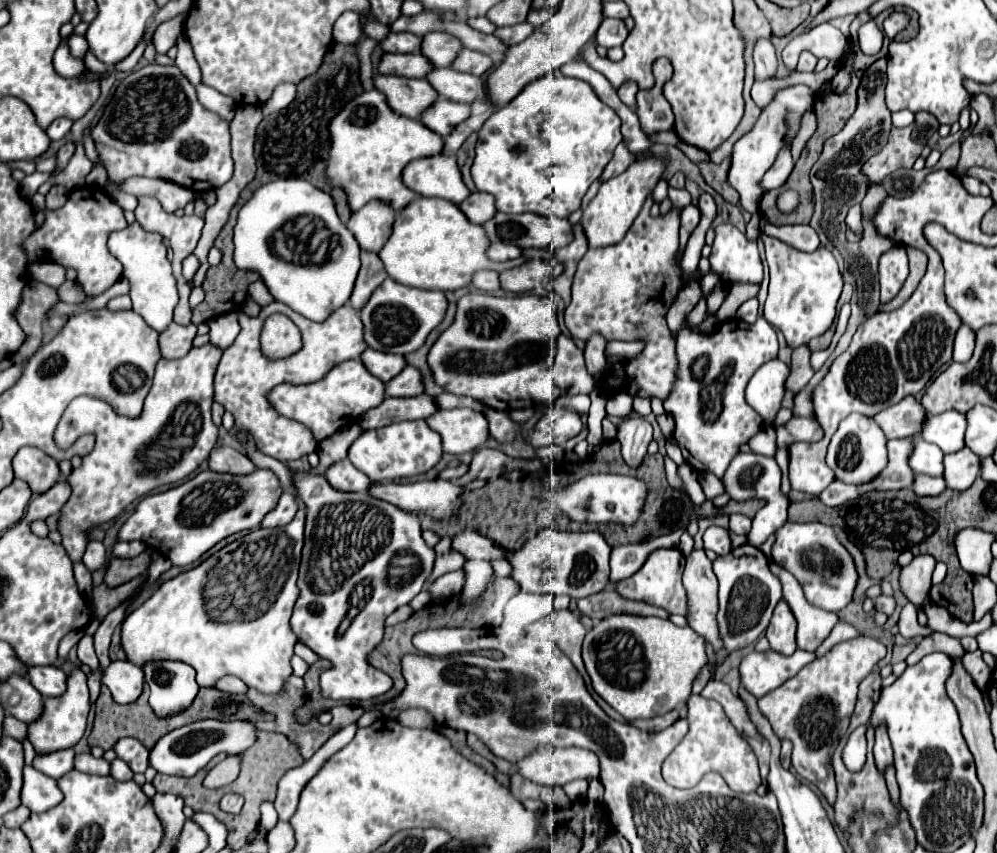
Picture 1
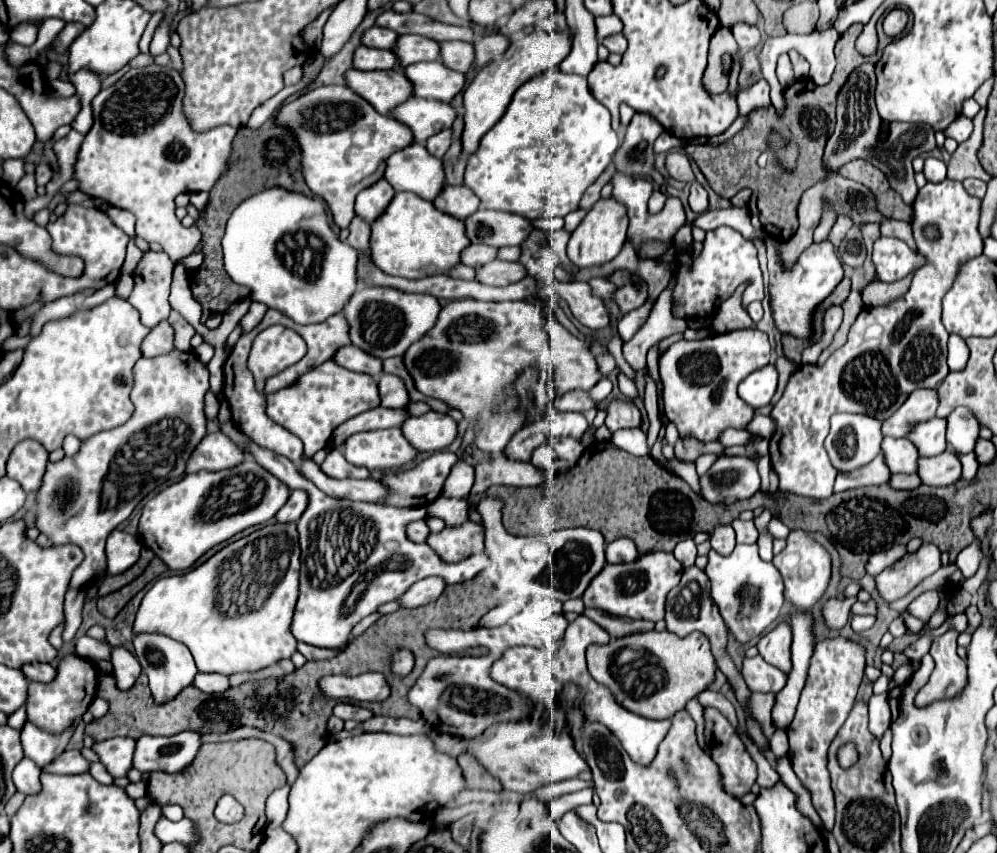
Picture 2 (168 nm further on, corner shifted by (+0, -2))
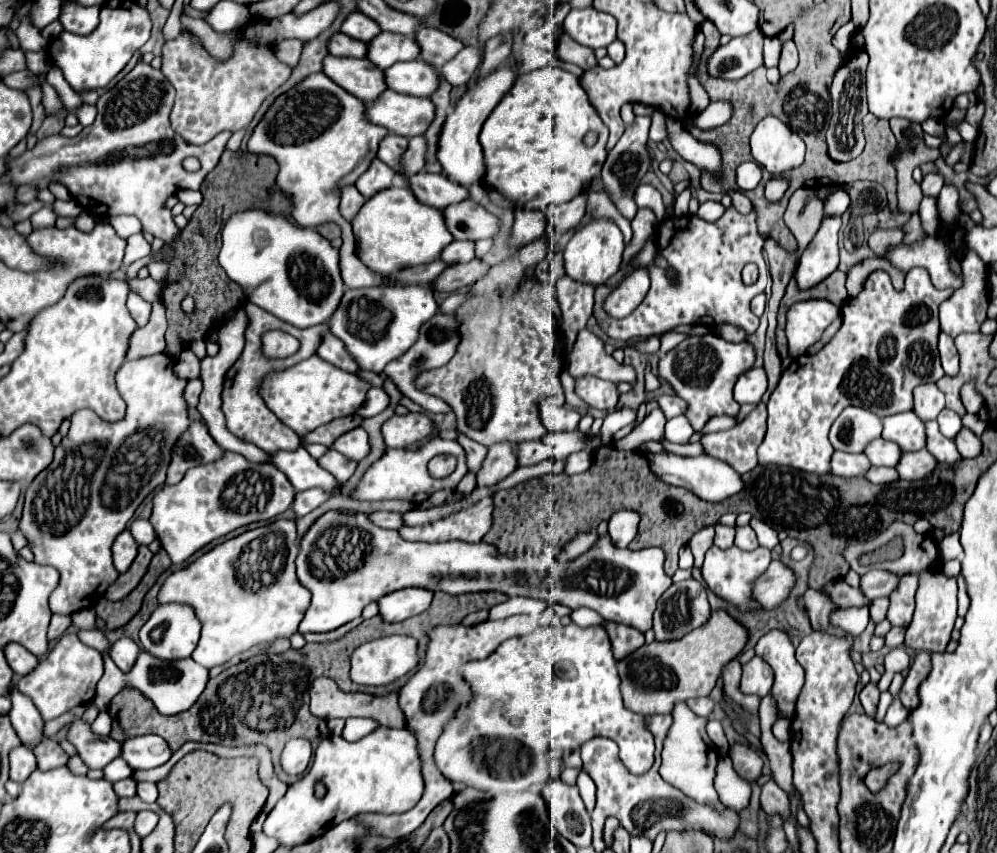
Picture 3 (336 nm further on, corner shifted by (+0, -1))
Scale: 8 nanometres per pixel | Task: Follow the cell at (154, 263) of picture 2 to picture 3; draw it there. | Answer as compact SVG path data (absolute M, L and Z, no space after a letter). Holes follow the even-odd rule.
M129 293L127 307L129 307L131 315L135 317L135 321L139 323L139 327L147 325L149 315L151 315L151 303L149 303L149 301L145 301L145 299L143 299L141 295L137 295L137 293Z

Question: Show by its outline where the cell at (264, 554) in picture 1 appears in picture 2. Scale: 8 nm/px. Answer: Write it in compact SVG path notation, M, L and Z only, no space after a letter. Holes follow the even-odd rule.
M275 522L227 544L207 562L181 576L159 578L141 602L133 630L165 632L187 644L199 672L255 672L281 658L291 658L297 650L297 640L291 634L297 596L297 524Z

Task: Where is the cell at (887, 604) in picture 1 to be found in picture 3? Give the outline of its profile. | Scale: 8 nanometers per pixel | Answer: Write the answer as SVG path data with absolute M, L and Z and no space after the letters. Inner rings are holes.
M841 579L841 581L833 581L831 585L827 583L827 585L823 587L823 591L825 591L839 607L845 607L845 609L847 609L847 607L863 607L863 605L869 603L859 589L849 587L843 579Z

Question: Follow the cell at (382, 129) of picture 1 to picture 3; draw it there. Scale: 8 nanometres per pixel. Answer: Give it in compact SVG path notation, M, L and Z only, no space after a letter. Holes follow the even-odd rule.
M315 73L315 75L307 77L305 81L301 81L297 87L293 87L287 93L283 93L281 97L277 97L277 101L269 107L269 111L265 113L265 117L255 127L255 131L249 139L249 151L267 153L267 155L273 155L277 159L279 169L281 169L277 175L277 185L281 191L285 191L291 197L293 219L297 221L297 225L317 227L317 225L331 221L331 223L337 223L341 227L343 245L341 245L339 265L341 265L341 277L343 277L347 289L377 287L379 279L383 279L383 275L371 271L359 259L353 229L339 213L339 193L337 193L341 179L347 177L347 181L355 181L355 179L359 179L359 175L363 175L363 171L367 171L367 165L371 163L371 157L377 153L379 139L383 139L383 135L389 135L389 131L383 131L383 127L373 125L367 119L363 101L349 95L345 89L341 89L337 83L333 83L327 75Z

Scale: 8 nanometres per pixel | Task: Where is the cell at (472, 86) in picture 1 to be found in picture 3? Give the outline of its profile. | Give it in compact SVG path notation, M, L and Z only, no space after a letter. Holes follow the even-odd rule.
M421 59L395 63L393 67L385 69L385 79L389 89L417 97L431 97L441 83L437 69L429 67L429 63L423 63Z

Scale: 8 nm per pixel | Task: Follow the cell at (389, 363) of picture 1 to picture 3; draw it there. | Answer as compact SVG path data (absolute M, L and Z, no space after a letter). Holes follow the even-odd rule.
M331 333L323 335L323 341L321 341L319 349L317 349L317 355L321 359L325 359L327 363L343 369L343 371L349 371L349 373L361 371L361 367L357 367L357 363L351 359L351 355L347 355L347 349L343 347L341 339L331 335Z

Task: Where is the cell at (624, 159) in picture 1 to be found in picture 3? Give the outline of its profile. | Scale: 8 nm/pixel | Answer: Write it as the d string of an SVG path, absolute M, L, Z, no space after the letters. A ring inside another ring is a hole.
M581 193L579 197L575 197L569 203L551 207L547 211L547 219L549 219L547 233L557 231L557 235L563 235L567 229L577 227L581 217L585 215L585 207L587 207L587 193Z

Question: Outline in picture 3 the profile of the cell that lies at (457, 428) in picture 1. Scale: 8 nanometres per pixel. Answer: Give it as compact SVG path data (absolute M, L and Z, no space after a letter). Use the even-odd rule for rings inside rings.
M407 413L403 417L391 417L383 427L383 439L391 449L407 449L409 445L419 443L435 435L435 423L425 413Z

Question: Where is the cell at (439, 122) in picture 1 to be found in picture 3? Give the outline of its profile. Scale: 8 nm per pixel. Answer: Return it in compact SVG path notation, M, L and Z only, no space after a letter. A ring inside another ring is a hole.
M387 89L375 103L367 105L367 117L371 123L389 129L389 133L409 139L427 133L435 119L435 105L431 99Z

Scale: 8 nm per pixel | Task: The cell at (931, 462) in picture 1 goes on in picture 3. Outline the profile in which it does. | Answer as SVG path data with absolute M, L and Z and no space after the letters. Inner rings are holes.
M879 437L867 445L865 455L869 457L869 461L875 467L895 467L895 463L899 463L899 455L903 455L903 451L899 451L899 447L895 447L895 443Z

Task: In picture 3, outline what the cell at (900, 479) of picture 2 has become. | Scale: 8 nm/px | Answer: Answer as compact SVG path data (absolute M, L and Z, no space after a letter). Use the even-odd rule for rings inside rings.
M871 467L865 477L875 485L885 485L885 483L899 481L899 473L891 467Z

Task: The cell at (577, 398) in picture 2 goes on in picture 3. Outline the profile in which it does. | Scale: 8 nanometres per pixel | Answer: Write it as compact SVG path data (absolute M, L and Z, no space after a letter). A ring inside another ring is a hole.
M579 377L575 379L575 393L593 409L615 411L619 403L619 393L615 383L603 381L597 377Z

